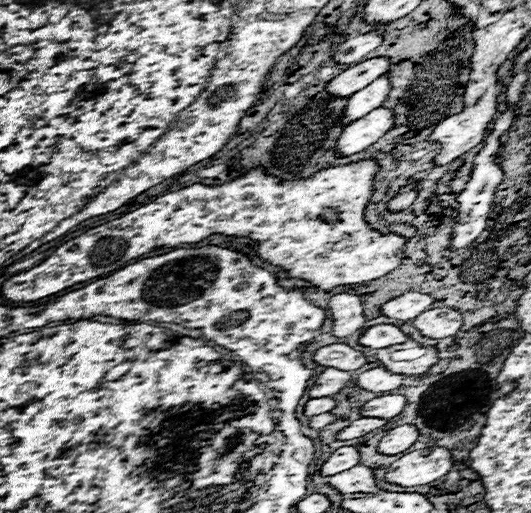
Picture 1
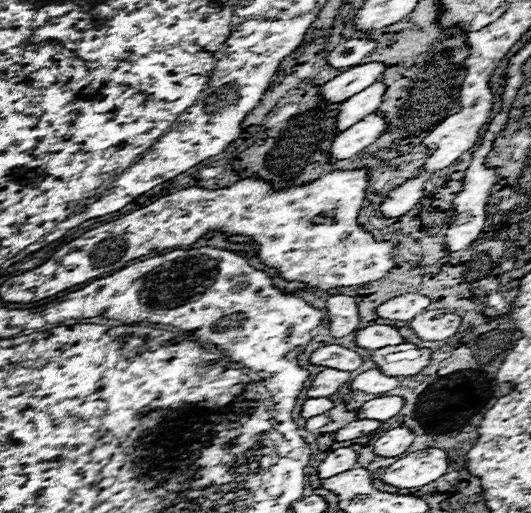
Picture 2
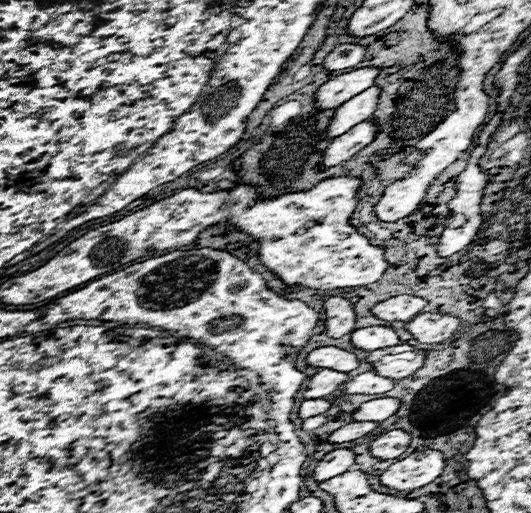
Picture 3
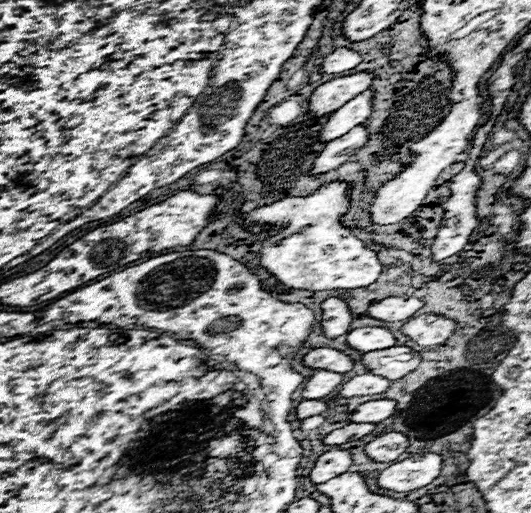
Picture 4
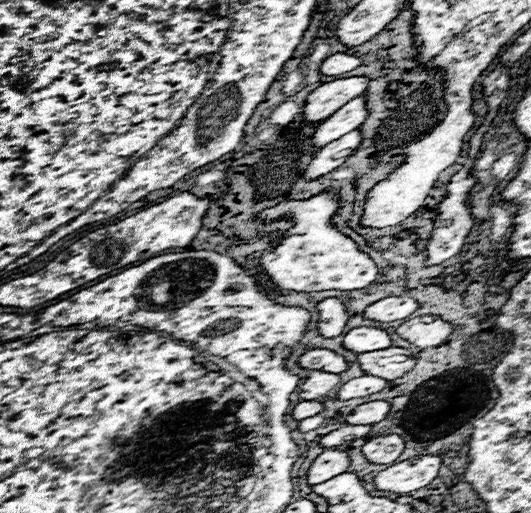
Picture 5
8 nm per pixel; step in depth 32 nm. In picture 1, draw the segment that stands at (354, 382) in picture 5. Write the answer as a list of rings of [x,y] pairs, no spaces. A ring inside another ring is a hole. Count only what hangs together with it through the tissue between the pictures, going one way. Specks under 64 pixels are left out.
[[[382,366],[360,374],[358,380],[356,380],[356,384],[362,386],[364,390],[378,392],[378,394],[386,394],[386,392],[390,392],[394,388],[400,388],[402,382],[404,382],[404,374],[392,374]]]

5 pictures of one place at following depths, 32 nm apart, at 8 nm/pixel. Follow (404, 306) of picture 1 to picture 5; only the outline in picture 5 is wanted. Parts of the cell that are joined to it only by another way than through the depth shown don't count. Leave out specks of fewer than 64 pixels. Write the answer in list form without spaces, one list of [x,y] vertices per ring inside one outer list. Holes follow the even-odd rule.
[[[388,296],[384,300],[378,300],[370,304],[364,310],[364,316],[378,322],[394,322],[394,320],[408,320],[412,312],[420,308],[420,302],[416,302],[410,296]]]

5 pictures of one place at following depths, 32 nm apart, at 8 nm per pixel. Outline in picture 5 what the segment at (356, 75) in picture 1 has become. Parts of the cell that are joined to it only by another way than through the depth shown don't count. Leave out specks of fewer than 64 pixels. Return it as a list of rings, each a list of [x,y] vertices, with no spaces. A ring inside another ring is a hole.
[[[350,76],[350,78],[336,78],[332,82],[326,82],[318,86],[308,98],[304,106],[304,118],[308,122],[326,120],[336,112],[336,108],[342,108],[348,100],[360,96],[368,88],[368,76]]]

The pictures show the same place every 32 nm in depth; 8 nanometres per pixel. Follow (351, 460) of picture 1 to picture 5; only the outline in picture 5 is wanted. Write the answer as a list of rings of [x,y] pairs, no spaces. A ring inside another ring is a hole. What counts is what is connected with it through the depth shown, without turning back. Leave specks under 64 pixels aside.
[[[324,450],[308,470],[308,484],[320,484],[328,478],[334,478],[346,472],[350,466],[348,452],[342,450]]]

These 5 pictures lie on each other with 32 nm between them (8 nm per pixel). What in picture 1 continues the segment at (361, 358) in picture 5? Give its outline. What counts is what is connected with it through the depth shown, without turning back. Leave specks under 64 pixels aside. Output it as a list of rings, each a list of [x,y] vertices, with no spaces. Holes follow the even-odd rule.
[[[408,340],[404,344],[396,344],[396,346],[378,350],[376,358],[390,372],[400,372],[406,376],[412,376],[412,374],[420,376],[438,362],[438,348],[420,346],[418,342]]]

